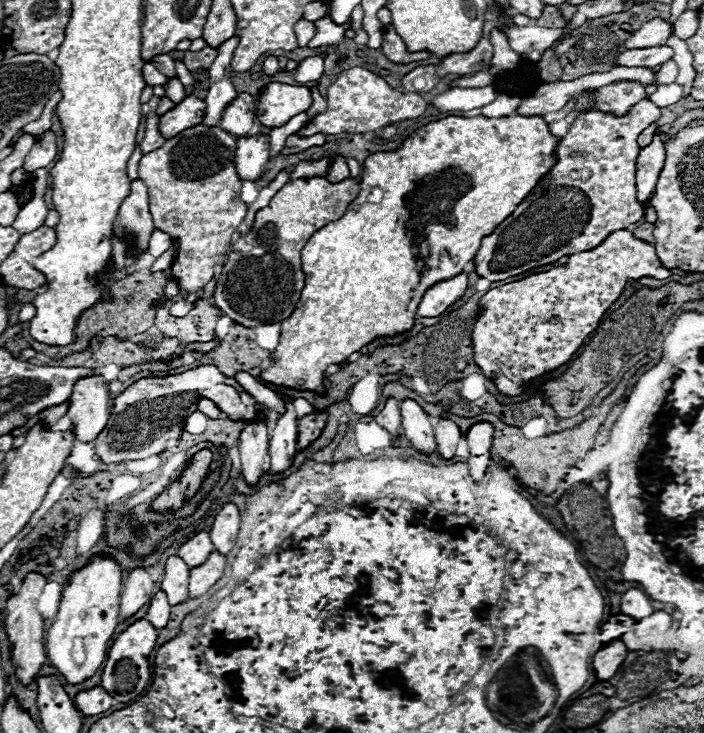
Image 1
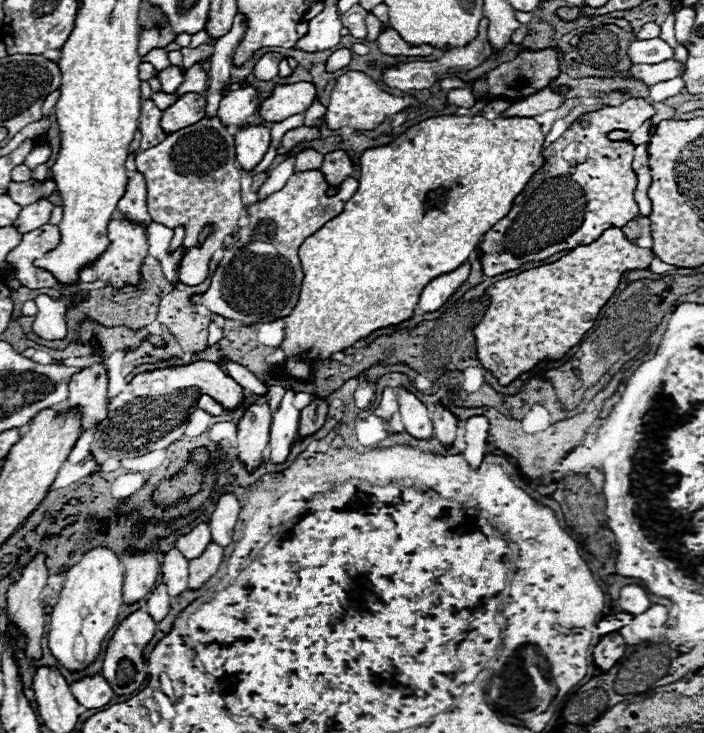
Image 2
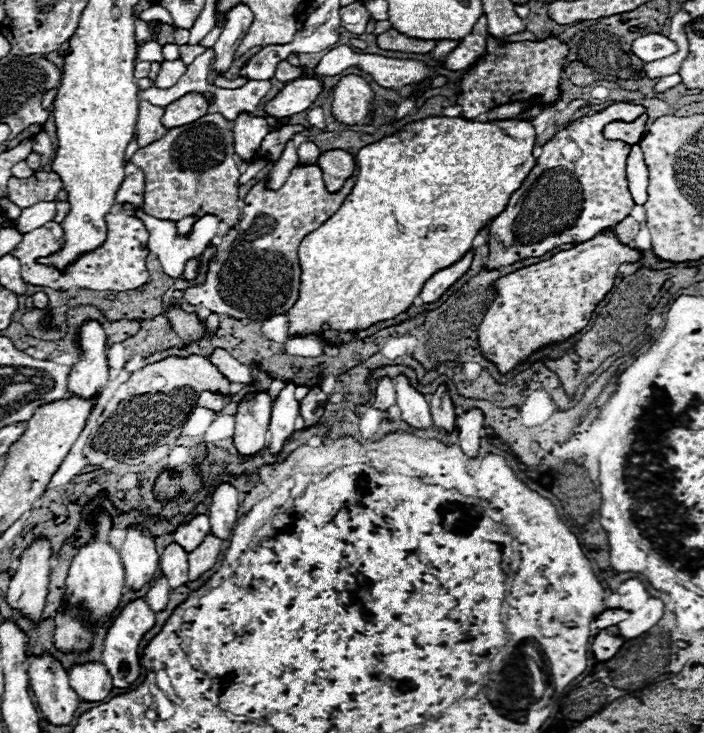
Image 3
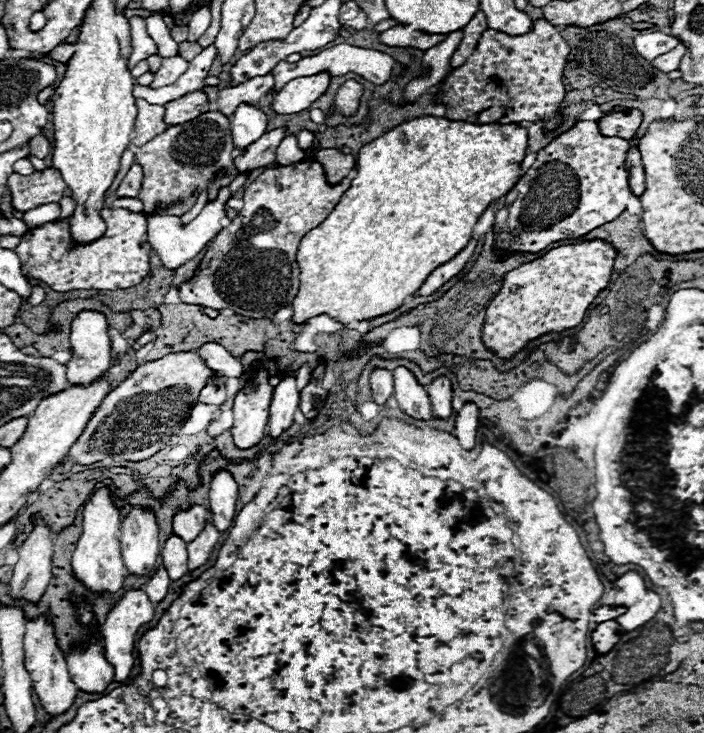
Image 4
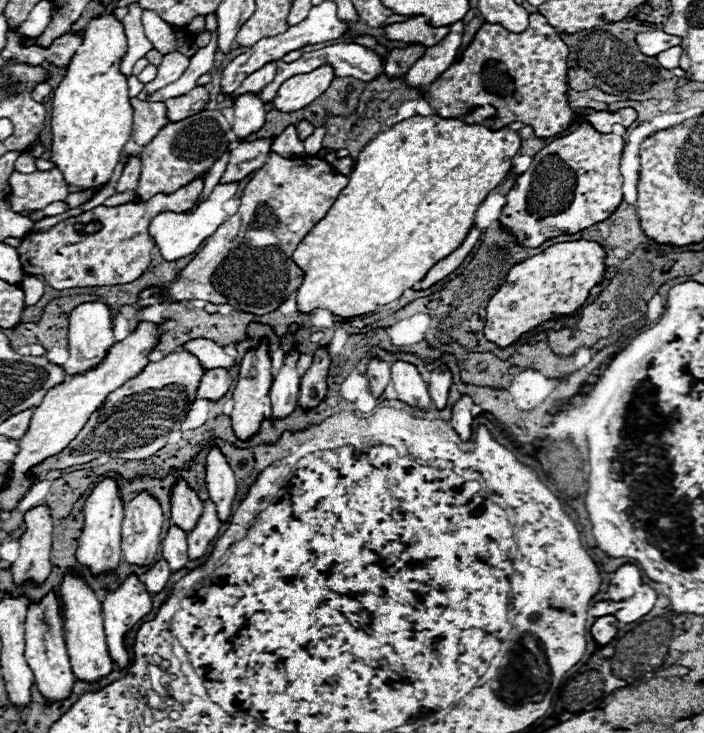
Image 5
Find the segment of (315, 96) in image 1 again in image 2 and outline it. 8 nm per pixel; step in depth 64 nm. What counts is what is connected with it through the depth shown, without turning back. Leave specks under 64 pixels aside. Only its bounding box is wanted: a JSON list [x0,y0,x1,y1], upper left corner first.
[304,97,326,126]

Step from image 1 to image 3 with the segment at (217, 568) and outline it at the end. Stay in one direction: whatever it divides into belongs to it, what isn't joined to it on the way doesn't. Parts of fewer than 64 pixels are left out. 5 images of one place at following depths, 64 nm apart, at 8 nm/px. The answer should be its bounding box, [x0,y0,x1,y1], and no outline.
[188,536,222,580]

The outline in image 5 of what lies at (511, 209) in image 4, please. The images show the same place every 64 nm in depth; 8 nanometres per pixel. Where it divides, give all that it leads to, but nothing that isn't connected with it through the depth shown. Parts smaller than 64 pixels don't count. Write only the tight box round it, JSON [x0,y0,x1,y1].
[500,122,622,248]

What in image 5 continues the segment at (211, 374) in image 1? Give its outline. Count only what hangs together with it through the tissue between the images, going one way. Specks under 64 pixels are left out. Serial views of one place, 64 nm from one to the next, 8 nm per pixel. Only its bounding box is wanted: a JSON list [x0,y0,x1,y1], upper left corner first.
[28,338,234,476]

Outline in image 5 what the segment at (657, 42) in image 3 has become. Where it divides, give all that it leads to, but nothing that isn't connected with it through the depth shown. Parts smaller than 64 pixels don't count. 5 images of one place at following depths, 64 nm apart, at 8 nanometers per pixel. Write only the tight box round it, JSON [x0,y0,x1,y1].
[636,30,680,56]

